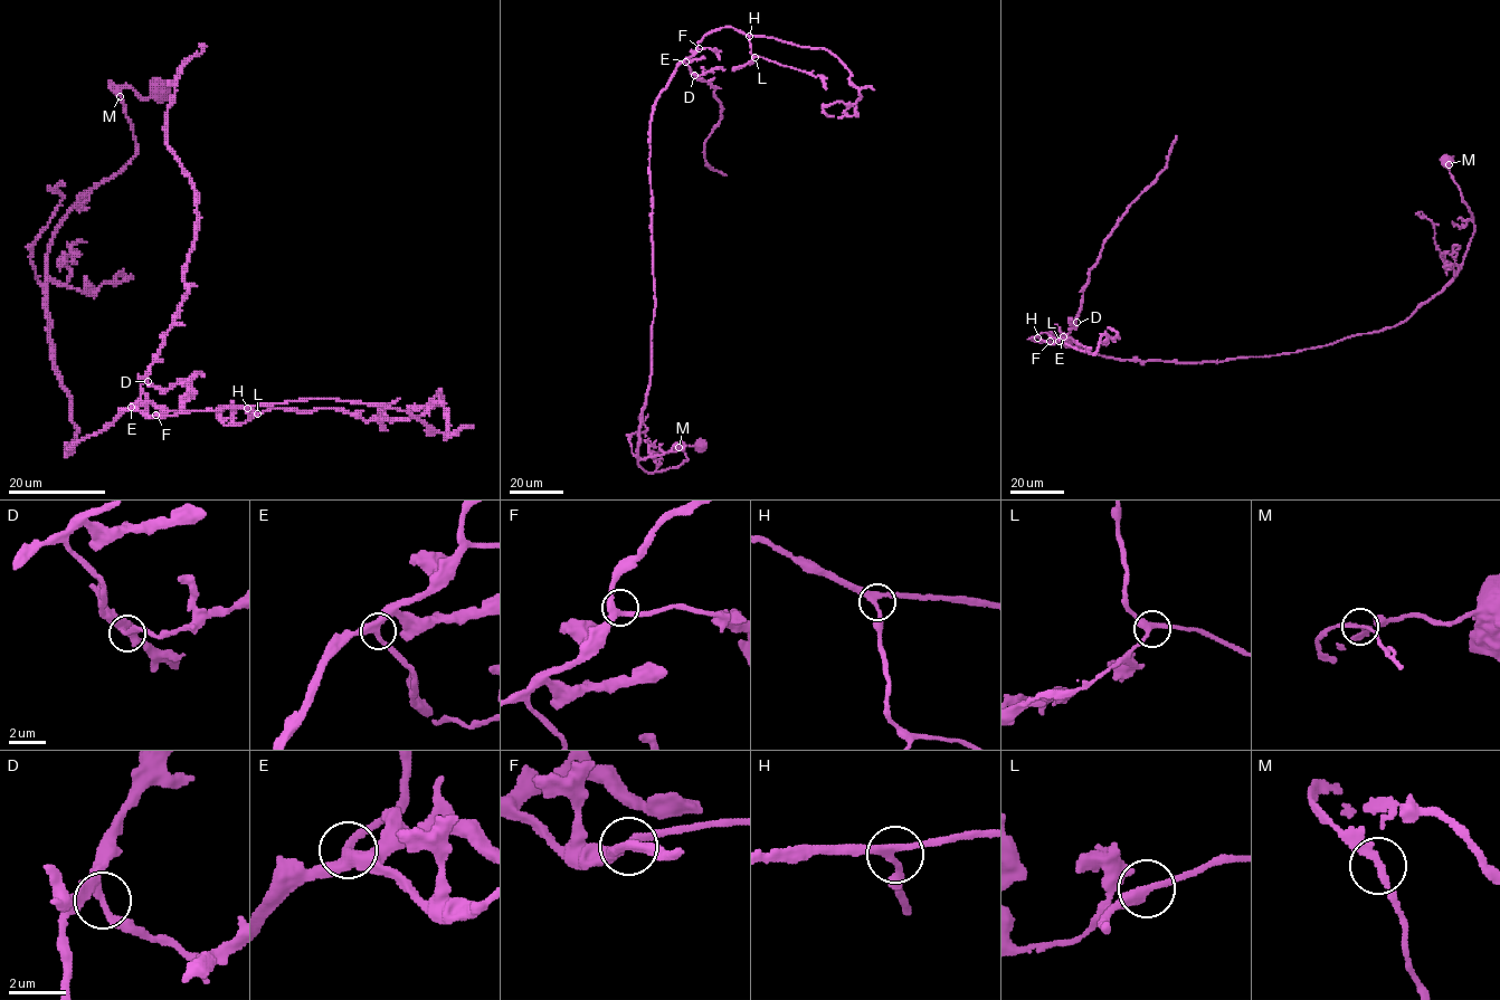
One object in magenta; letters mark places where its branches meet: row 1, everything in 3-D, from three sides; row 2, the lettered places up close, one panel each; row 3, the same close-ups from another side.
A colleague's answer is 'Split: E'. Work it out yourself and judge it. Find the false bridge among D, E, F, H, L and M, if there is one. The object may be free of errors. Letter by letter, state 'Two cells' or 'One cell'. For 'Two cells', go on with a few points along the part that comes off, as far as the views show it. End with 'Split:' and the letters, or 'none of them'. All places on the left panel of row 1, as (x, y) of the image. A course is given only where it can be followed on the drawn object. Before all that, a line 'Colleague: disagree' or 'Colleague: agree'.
Colleague: disagree
D: One cell
E: One cell
F: One cell
H: One cell
L: One cell
M: One cell
Split: none of them

